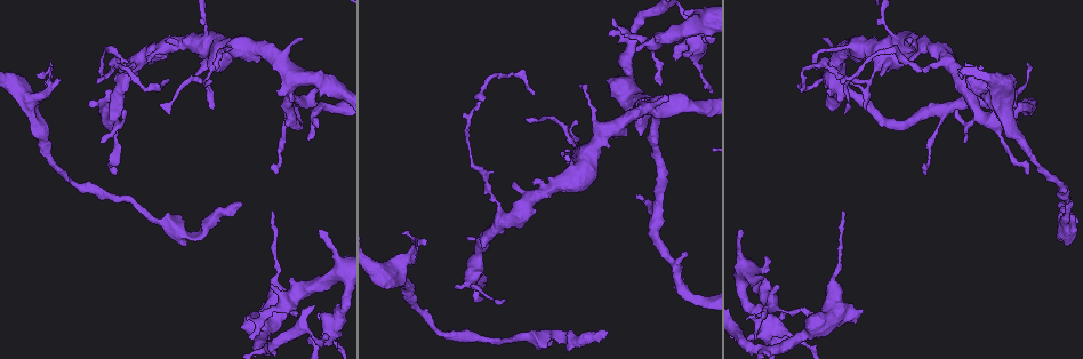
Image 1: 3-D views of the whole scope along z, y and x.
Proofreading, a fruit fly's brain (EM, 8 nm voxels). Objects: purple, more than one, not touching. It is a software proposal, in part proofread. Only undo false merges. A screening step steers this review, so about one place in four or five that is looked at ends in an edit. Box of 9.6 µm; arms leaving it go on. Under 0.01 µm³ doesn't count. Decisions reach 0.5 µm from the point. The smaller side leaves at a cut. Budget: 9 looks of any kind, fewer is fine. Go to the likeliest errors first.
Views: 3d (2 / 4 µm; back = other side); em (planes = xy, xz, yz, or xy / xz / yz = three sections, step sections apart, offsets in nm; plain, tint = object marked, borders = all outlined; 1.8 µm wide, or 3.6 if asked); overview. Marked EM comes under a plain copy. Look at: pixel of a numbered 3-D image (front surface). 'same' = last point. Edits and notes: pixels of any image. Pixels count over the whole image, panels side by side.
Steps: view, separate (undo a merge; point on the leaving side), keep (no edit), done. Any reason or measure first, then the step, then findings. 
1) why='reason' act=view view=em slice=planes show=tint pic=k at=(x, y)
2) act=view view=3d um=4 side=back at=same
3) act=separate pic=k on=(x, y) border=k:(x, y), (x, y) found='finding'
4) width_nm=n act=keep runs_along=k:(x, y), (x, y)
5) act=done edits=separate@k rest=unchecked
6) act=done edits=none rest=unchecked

why='abrupt turn' act=view view=em slice=planes show=tint pic=1 at=(976, 92)

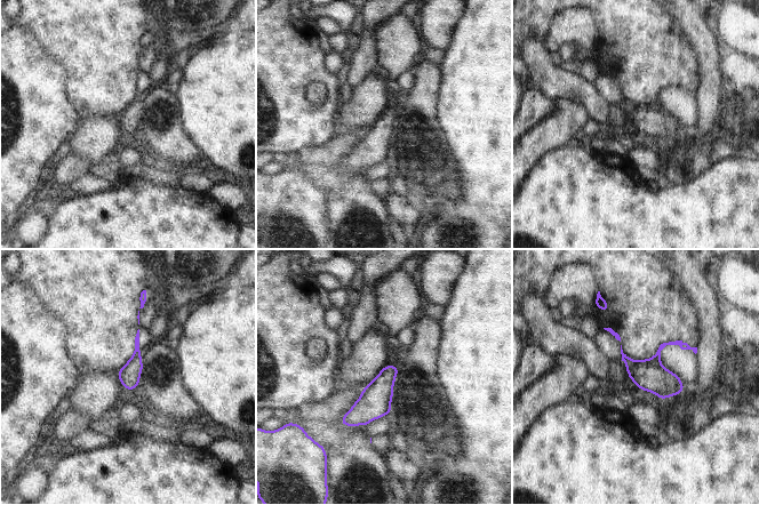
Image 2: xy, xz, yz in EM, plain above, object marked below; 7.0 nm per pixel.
act=separate pic=2 on=(655, 360) border=2:(625, 361), (661, 366) found='two neurons meet here'

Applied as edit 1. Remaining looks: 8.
act=view view=overview

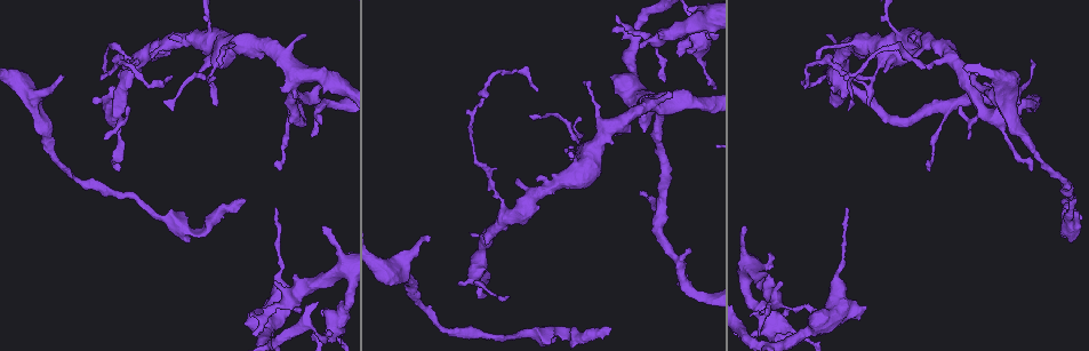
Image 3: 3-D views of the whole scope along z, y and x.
why='thick turns thin' act=view view=3d um=4 pic=3 at=(926, 40)

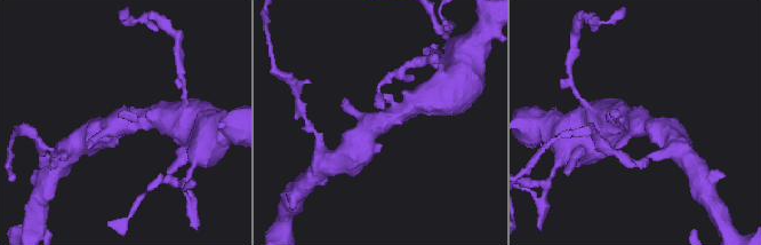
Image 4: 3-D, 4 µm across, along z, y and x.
why='now the EM' act=view view=em um=3.6 slice=yz step=8 show=tint pic=4 at=(638, 123)

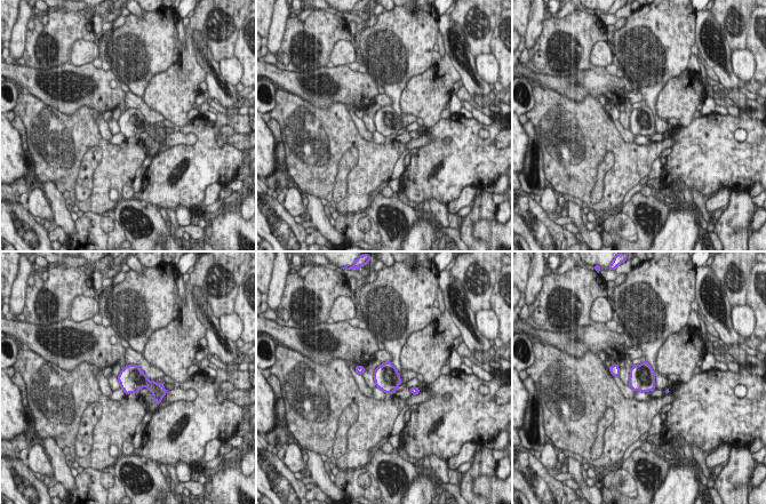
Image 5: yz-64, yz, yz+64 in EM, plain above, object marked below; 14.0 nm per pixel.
act=keep found='continuous, no second neuron'

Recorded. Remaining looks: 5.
why='abrupt turn' act=view view=3d um=2 side=back pic=3 at=(104, 73)

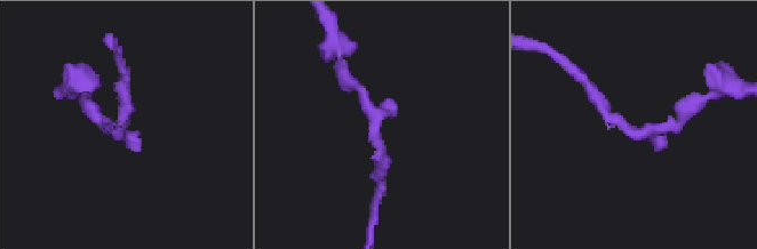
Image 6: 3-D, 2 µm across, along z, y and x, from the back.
why='shape alone is not enough' act=view view=em slice=xy step=4 show=tint pic=6 at=(653, 134)

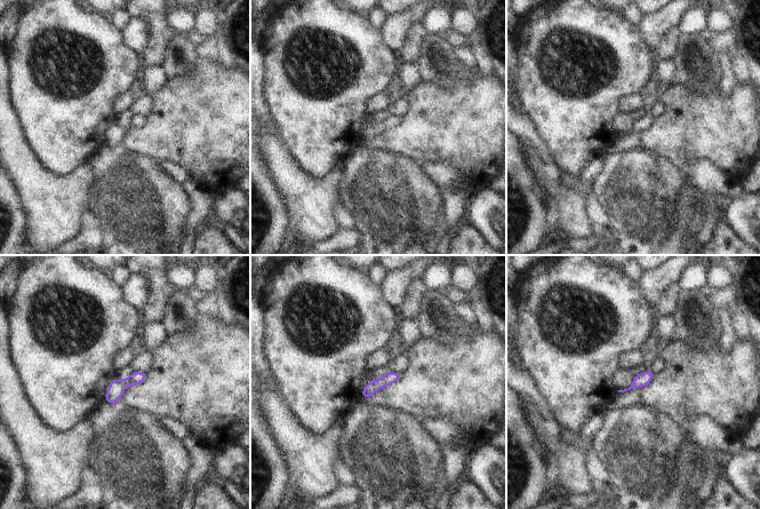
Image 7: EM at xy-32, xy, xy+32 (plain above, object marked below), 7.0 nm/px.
why='cut it another way' act=view view=em slice=planes show=tint at=same

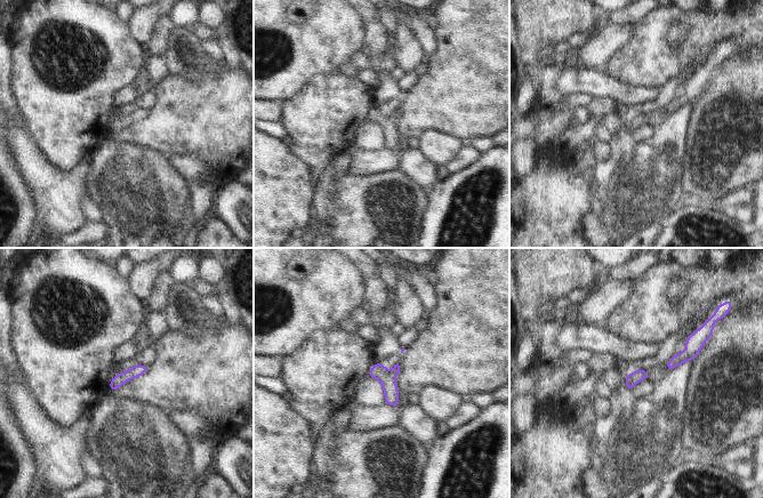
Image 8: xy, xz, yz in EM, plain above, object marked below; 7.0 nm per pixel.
width_nm=90 act=keep runs_along=8:(377, 366), (395, 403) found='continuous, no second neuron'

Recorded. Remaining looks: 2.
act=done edits=separate@2 rest=unchecked

